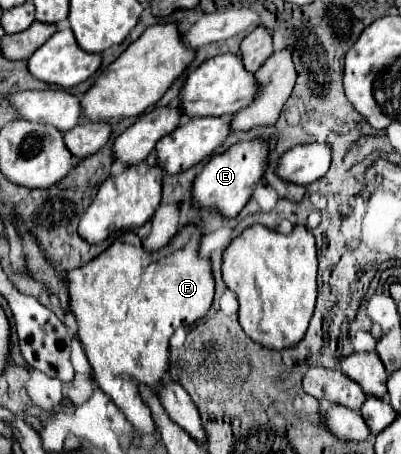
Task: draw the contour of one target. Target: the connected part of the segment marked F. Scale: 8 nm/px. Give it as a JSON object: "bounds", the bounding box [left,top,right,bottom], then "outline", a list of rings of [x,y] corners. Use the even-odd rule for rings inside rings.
{"bounds":[66,224,214,434],"outline":[[[186,224],[164,248],[160,248],[160,250],[156,250],[156,252],[150,252],[150,250],[144,248],[142,240],[140,240],[134,232],[124,232],[124,234],[122,234],[118,240],[114,240],[96,260],[88,262],[88,264],[82,266],[82,268],[76,268],[76,270],[66,272],[66,274],[68,274],[66,278],[70,280],[72,314],[74,314],[76,322],[78,322],[78,336],[80,336],[80,340],[82,340],[82,344],[84,344],[86,356],[88,356],[90,366],[92,366],[92,370],[94,370],[94,378],[96,378],[100,390],[102,390],[104,394],[108,394],[108,396],[124,410],[126,418],[128,418],[128,420],[134,424],[134,428],[136,428],[138,432],[142,432],[142,434],[154,432],[154,420],[152,420],[152,416],[150,416],[148,406],[142,402],[142,398],[140,398],[140,394],[138,394],[138,384],[148,384],[150,388],[156,388],[156,384],[158,384],[162,378],[166,378],[166,370],[168,370],[168,340],[170,340],[172,332],[174,332],[178,326],[190,326],[190,324],[194,324],[194,322],[196,322],[198,318],[202,318],[202,316],[210,310],[210,306],[212,306],[212,298],[214,298],[212,262],[210,262],[210,258],[202,258],[202,256],[200,256],[200,252],[198,252],[198,250],[200,250],[200,240],[202,240],[202,230],[200,230],[200,226],[196,226],[196,224]]]}

